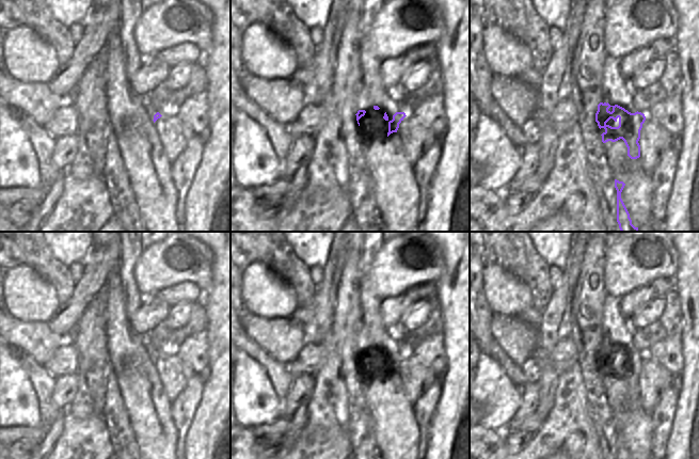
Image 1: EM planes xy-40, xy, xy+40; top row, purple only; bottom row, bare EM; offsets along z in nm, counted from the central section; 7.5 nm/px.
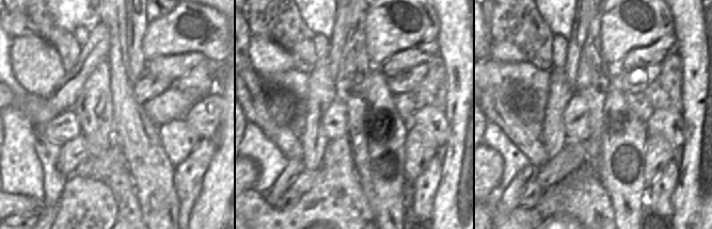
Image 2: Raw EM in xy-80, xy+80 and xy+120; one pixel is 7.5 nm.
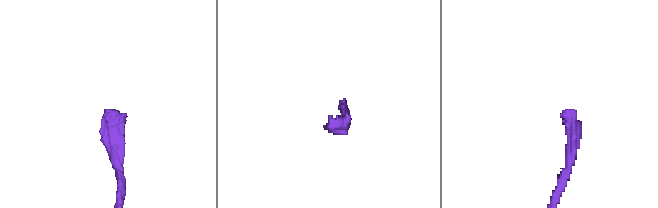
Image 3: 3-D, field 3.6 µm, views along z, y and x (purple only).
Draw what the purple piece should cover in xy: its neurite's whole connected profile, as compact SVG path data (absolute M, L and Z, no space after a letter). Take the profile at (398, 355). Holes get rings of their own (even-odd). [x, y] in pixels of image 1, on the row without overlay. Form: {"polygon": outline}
{"polygon": "M363 232L363 250L361 252L361 310L363 312L363 327L367 331L369 344L375 349L379 349L381 346L385 349L383 358L388 361L388 376L391 373L397 371L399 363L407 354L399 341L393 335L393 330L387 330L384 327L380 316L381 299L376 295L369 282L371 263L383 243L382 232Z"}

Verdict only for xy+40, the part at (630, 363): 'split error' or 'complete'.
split error

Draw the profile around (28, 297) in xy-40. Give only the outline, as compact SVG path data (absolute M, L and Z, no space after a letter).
M28 265L4 270L4 310L22 321L48 322L60 307L53 286Z

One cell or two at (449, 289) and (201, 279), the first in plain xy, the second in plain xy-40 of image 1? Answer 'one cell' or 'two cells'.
two cells

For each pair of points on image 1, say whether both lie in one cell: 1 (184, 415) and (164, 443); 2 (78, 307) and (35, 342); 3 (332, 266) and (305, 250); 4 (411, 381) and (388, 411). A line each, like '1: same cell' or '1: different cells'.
1: different cells
2: different cells
3: different cells
4: different cells

